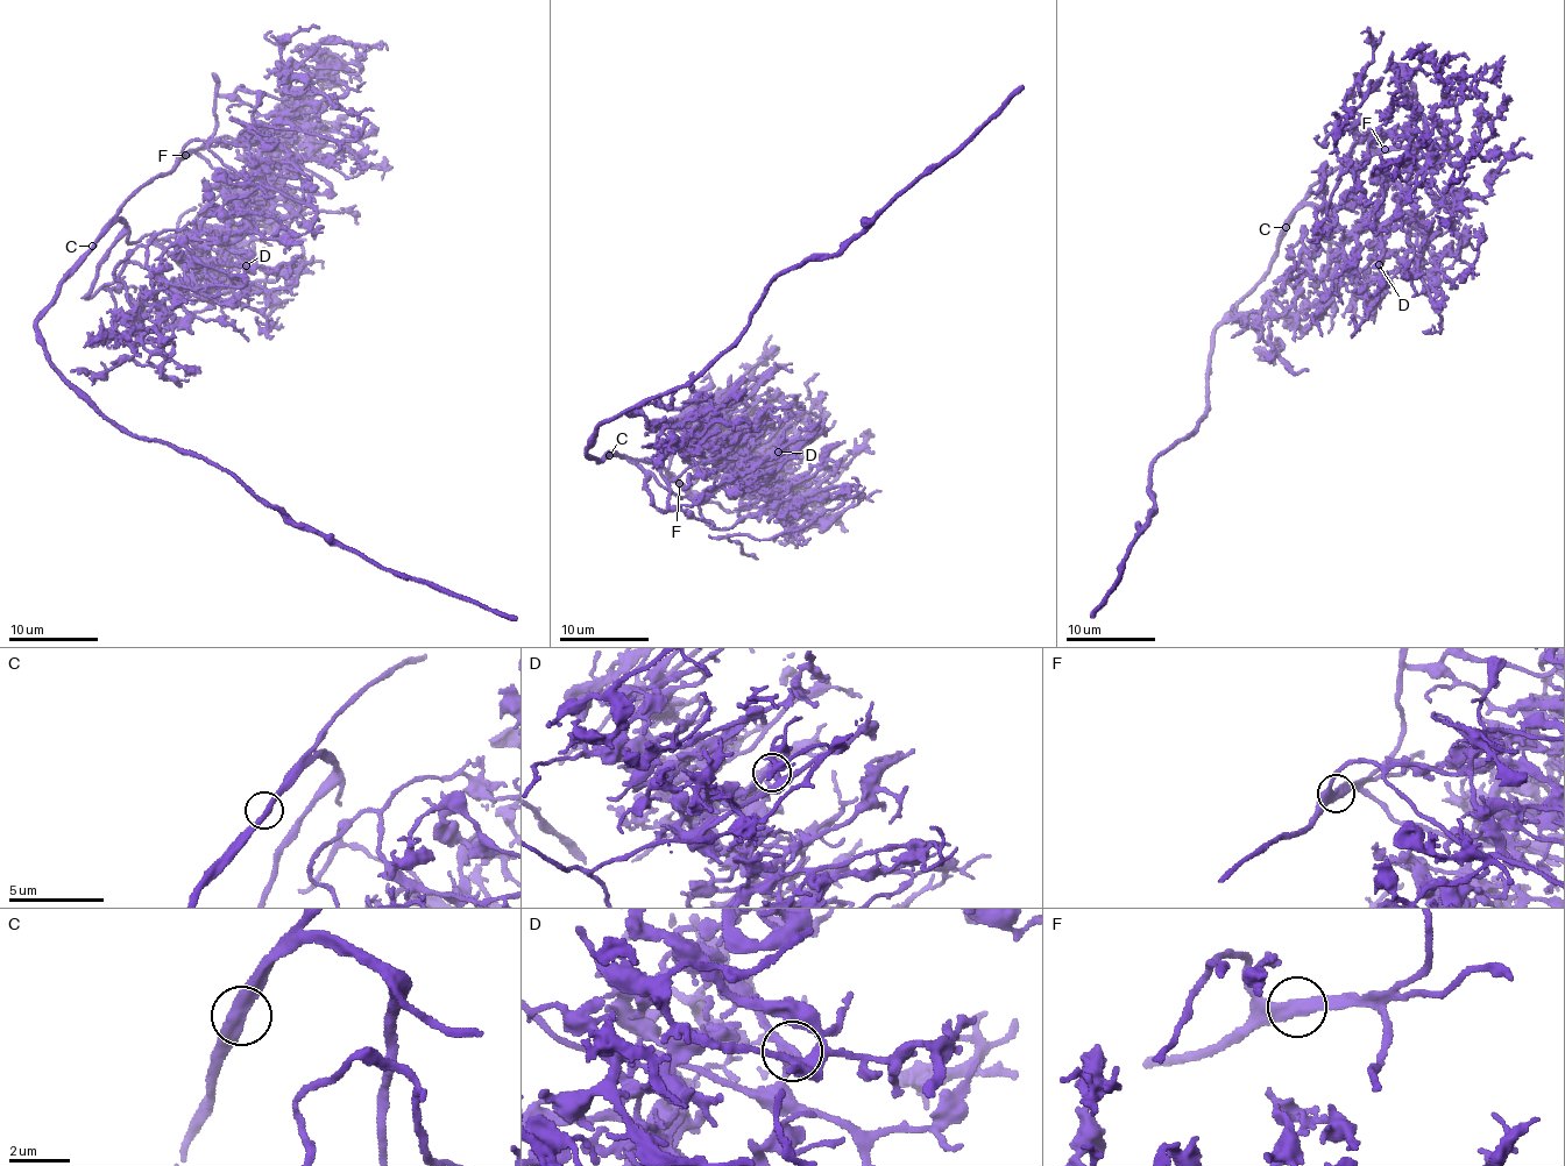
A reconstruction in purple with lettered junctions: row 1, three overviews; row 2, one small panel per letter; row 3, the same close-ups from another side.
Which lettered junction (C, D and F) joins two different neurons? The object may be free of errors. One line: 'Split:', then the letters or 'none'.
Split: none

